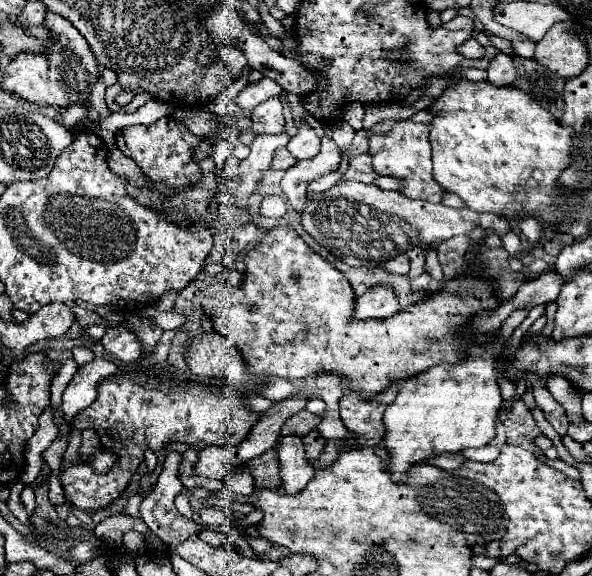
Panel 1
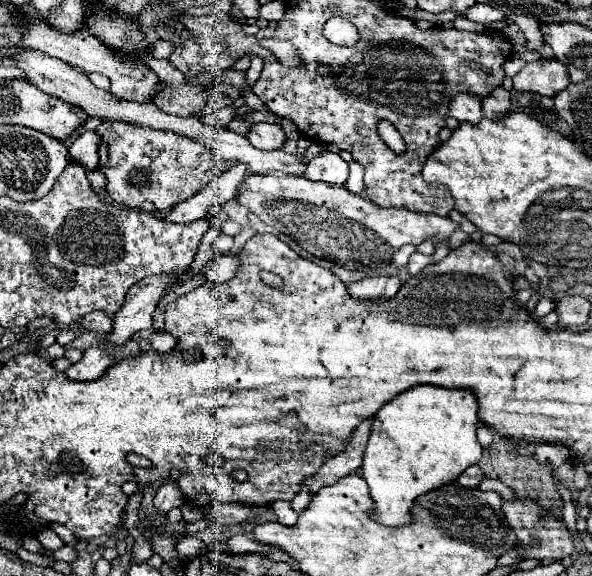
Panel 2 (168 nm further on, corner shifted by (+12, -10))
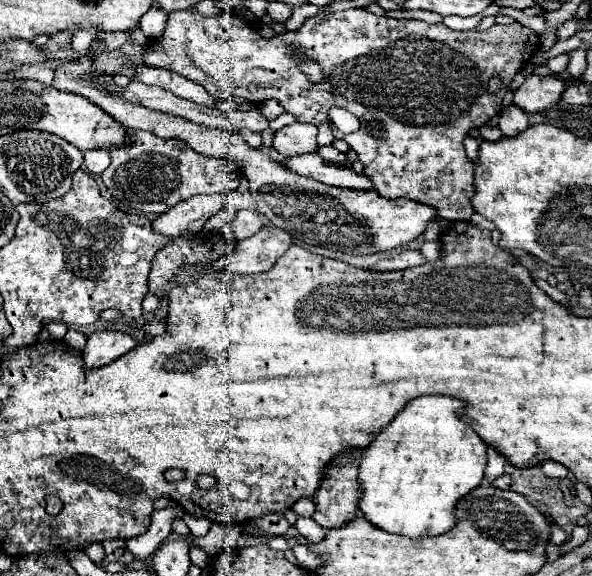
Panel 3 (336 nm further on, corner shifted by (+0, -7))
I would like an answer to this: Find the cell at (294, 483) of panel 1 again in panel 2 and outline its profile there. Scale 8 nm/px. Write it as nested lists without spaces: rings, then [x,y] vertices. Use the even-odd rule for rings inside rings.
[[[278,500],[276,504],[272,504],[272,510],[276,512],[278,522],[280,522],[282,526],[296,526],[296,522],[298,522],[298,514],[290,508],[290,502],[282,502],[282,500]]]

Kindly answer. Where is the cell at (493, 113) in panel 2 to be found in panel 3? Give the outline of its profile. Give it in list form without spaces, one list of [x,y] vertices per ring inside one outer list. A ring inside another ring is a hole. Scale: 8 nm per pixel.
[[[510,103],[508,107],[502,109],[500,113],[500,121],[498,121],[498,127],[504,135],[512,137],[512,135],[518,135],[520,131],[524,131],[528,127],[528,115],[514,103]]]

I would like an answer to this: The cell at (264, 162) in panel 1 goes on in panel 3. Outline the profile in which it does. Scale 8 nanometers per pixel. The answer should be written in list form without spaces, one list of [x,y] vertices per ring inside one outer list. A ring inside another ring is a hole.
[[[230,193],[216,195],[196,195],[188,201],[178,203],[170,211],[162,213],[154,219],[154,229],[162,235],[176,237],[184,231],[202,231],[204,223],[216,215],[222,207],[226,207]]]

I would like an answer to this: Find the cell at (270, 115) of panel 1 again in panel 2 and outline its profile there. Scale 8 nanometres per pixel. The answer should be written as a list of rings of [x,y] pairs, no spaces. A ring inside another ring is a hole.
[[[254,124],[248,140],[254,144],[254,148],[262,150],[282,150],[286,144],[286,134],[280,124]]]

